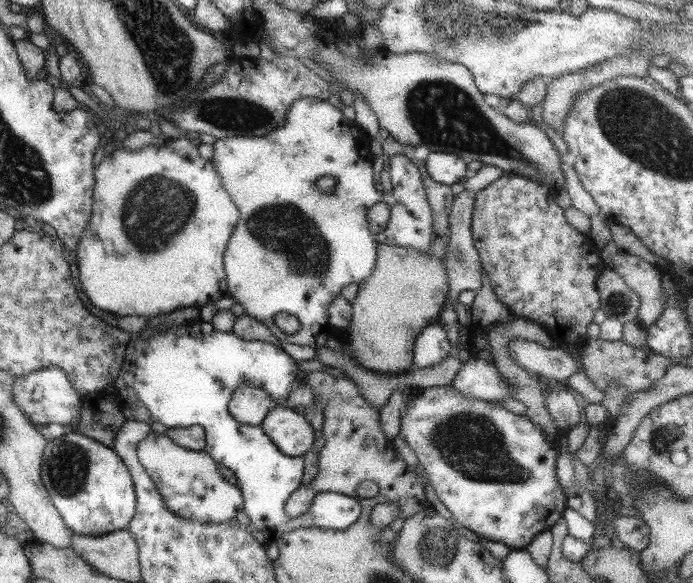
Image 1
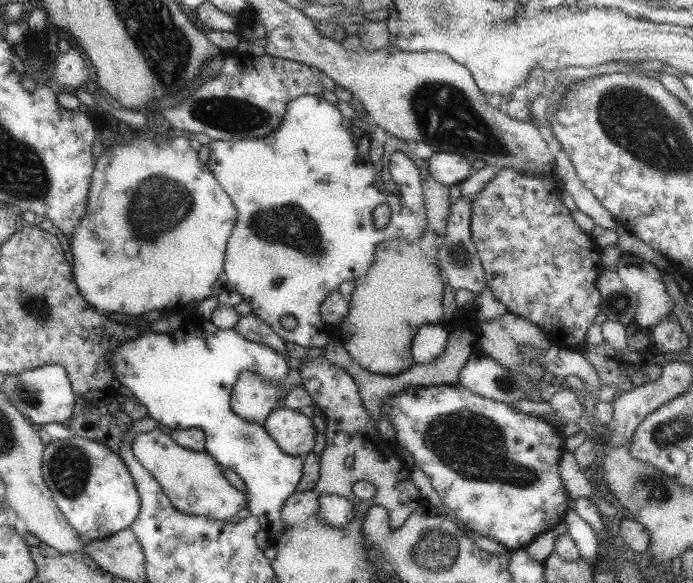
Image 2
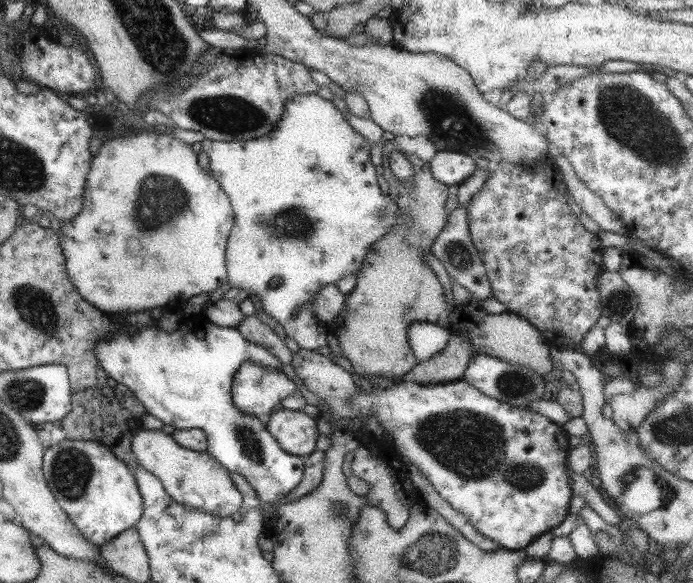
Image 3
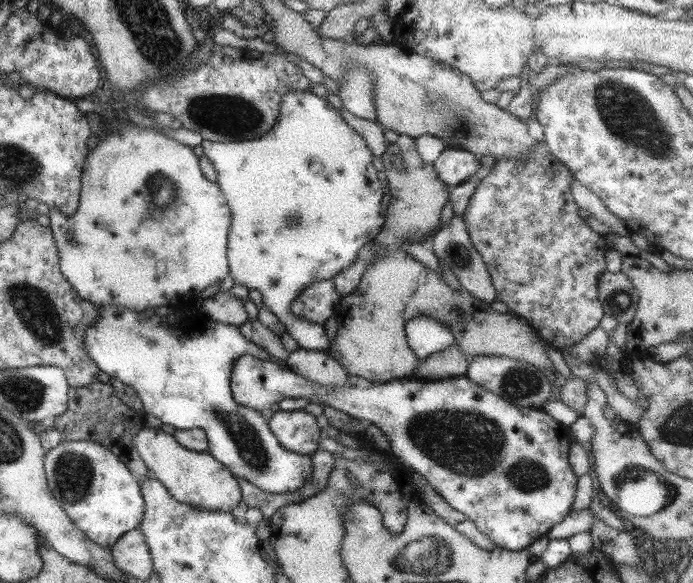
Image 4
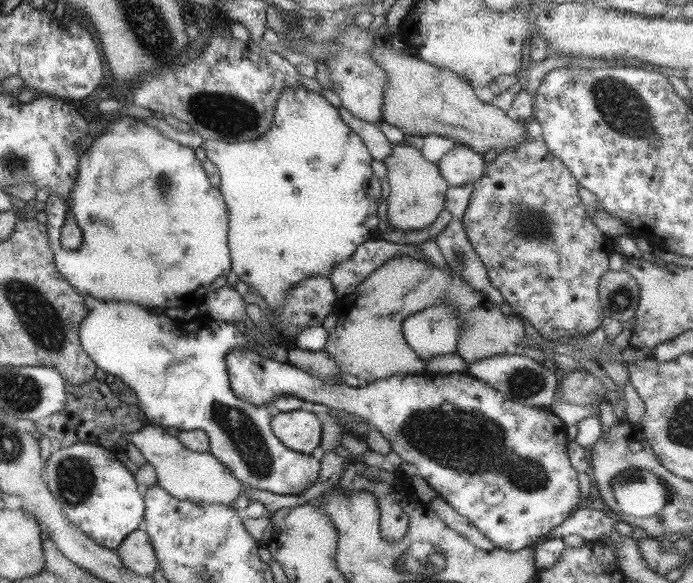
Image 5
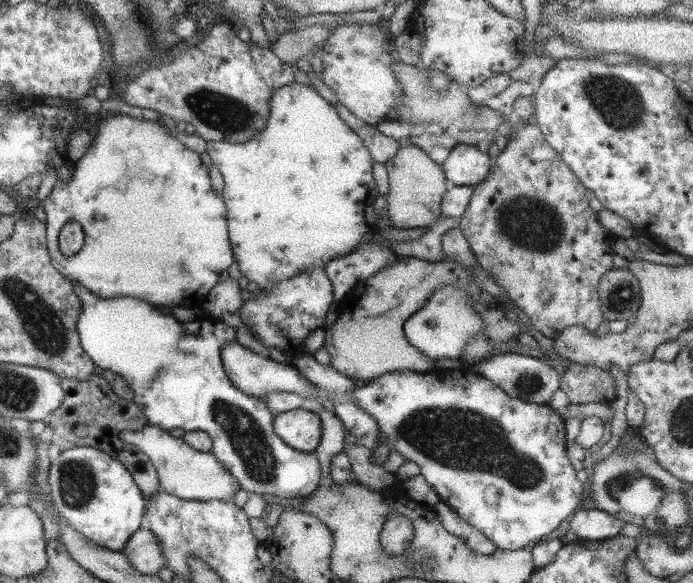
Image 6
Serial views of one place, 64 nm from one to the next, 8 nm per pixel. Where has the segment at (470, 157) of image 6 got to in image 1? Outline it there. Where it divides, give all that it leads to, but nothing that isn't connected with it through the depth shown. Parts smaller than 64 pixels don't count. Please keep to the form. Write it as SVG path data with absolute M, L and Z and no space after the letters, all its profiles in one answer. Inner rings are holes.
M430 153L425 160L427 171L432 180L451 186L470 175L467 163L462 157L446 153Z

